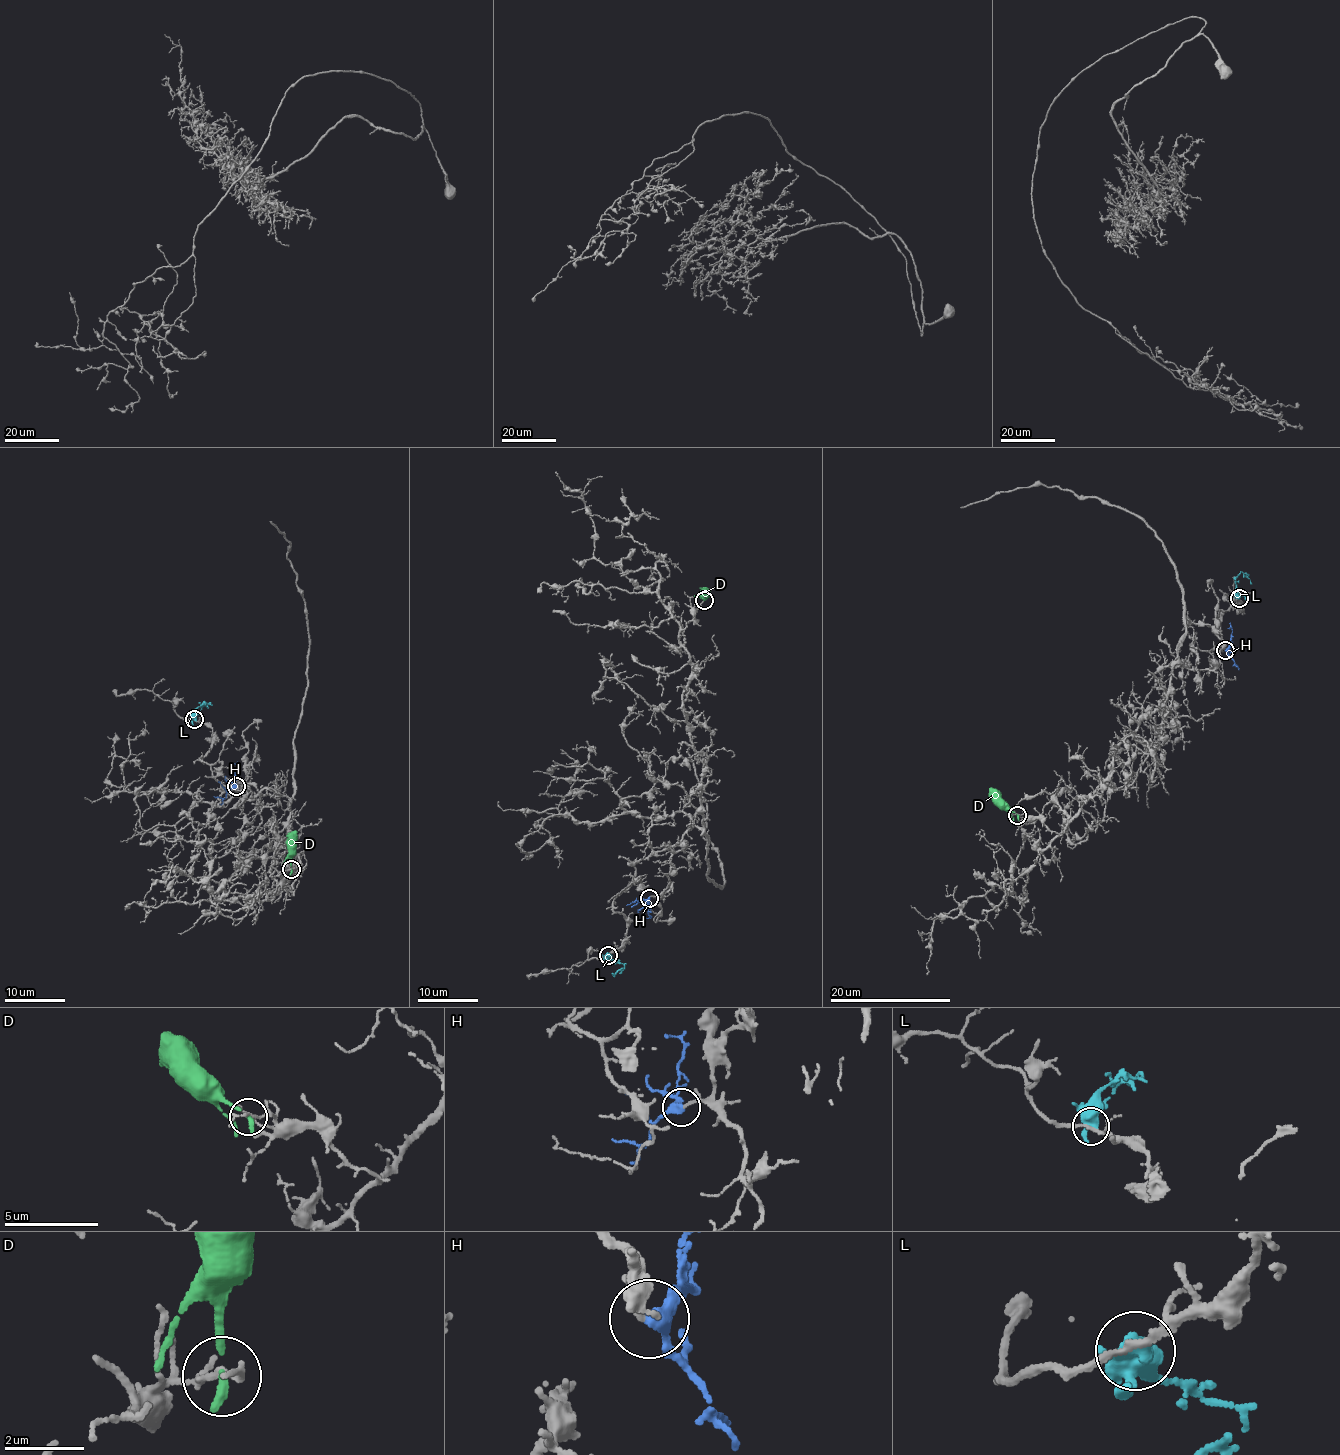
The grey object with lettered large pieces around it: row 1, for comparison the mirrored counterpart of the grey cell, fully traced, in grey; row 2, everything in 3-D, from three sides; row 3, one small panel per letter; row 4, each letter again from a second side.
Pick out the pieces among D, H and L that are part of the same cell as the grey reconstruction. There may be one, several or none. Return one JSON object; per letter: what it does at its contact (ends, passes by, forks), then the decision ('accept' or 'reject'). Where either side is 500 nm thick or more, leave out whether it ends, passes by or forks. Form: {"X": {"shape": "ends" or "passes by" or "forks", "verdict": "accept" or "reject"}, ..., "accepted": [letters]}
{"D": {"shape": "ends", "verdict": "reject"}, "H": {"shape": "passes by", "verdict": "accept"}, "L": {"shape": "passes by", "verdict": "reject"}, "accepted": ["H"]}

